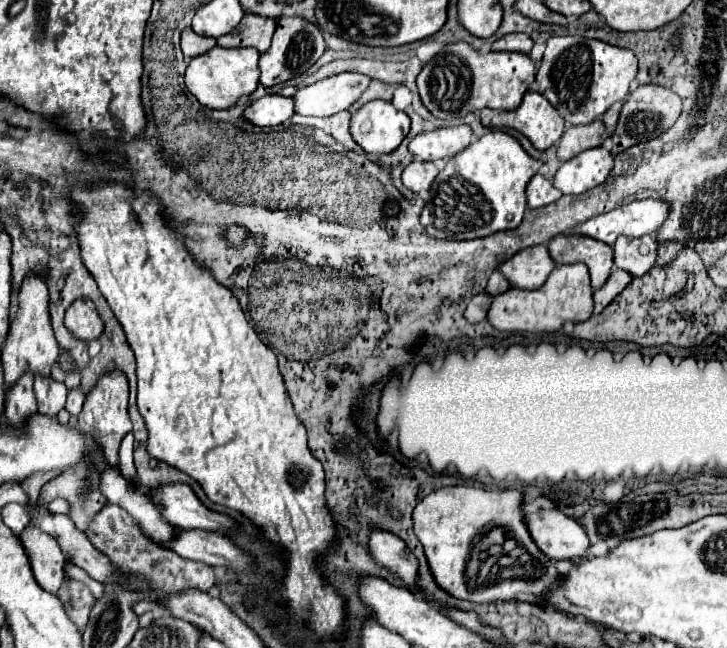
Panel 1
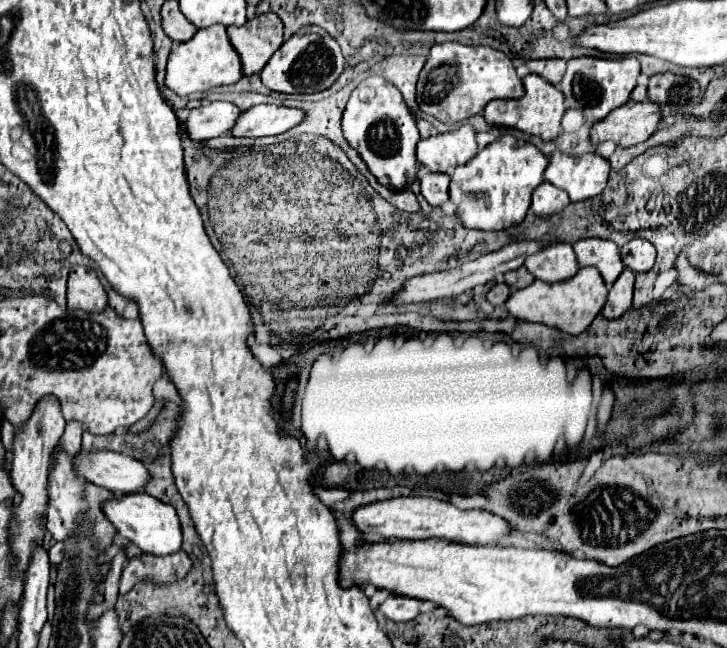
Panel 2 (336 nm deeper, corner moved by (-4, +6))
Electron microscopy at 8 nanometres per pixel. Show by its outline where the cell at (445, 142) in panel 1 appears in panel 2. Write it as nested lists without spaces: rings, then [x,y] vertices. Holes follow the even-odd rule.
[[[470,124],[420,140],[416,148],[418,160],[432,172],[450,172],[454,166],[466,164],[476,152],[478,144]]]

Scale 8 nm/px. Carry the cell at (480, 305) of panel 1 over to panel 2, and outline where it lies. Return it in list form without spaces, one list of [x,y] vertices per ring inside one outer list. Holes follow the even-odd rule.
[[[494,284],[490,288],[490,292],[486,294],[486,300],[492,304],[492,306],[502,306],[510,296],[510,286],[508,284]]]

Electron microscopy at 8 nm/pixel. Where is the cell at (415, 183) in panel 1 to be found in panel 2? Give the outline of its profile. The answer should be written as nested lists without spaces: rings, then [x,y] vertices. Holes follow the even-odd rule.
[[[428,172],[420,180],[422,196],[428,200],[428,204],[438,206],[448,200],[448,182],[450,182],[450,176],[444,172]]]

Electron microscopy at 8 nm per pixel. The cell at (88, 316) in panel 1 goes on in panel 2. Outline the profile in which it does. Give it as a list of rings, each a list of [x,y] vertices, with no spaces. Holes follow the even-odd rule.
[[[76,266],[68,278],[68,310],[104,312],[108,306],[106,292],[92,268]]]

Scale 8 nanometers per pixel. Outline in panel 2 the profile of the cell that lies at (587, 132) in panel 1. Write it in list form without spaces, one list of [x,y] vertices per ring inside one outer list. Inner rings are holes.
[[[626,102],[610,112],[604,120],[596,122],[590,130],[590,142],[600,146],[612,140],[616,146],[634,146],[644,142],[660,122],[660,110],[656,102]]]

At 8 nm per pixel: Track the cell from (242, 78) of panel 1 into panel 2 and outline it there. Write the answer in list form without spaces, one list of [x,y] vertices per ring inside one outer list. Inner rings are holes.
[[[212,26],[212,28],[202,28],[198,34],[182,42],[168,58],[166,66],[166,86],[172,88],[178,96],[188,96],[194,92],[206,92],[210,88],[222,86],[222,84],[234,84],[242,78],[242,62],[238,52],[228,40],[226,28],[224,26]]]

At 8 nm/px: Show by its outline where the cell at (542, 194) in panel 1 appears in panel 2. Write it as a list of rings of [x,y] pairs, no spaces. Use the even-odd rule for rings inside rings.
[[[542,182],[534,192],[532,192],[532,206],[530,210],[536,216],[550,216],[556,212],[562,212],[570,204],[570,198],[564,190],[552,186],[550,182]]]

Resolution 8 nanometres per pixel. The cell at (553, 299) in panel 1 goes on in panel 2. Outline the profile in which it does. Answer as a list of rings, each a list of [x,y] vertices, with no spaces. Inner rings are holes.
[[[588,266],[588,268],[580,268],[576,272],[576,276],[568,278],[564,282],[548,284],[548,282],[534,280],[530,286],[526,286],[522,290],[514,290],[510,294],[510,300],[506,302],[506,310],[510,316],[514,316],[518,320],[542,322],[542,324],[558,328],[566,334],[580,334],[592,324],[594,316],[602,310],[602,306],[606,302],[606,294],[608,294],[608,286],[604,284],[600,272],[592,266]]]

